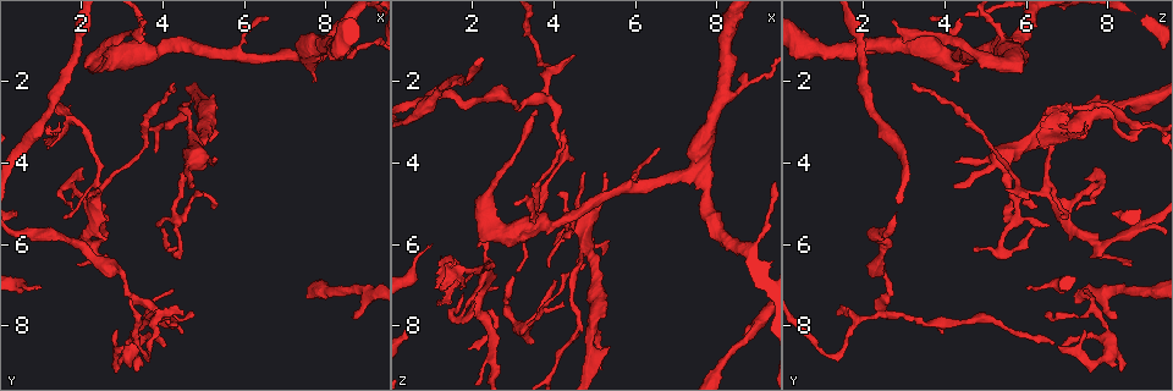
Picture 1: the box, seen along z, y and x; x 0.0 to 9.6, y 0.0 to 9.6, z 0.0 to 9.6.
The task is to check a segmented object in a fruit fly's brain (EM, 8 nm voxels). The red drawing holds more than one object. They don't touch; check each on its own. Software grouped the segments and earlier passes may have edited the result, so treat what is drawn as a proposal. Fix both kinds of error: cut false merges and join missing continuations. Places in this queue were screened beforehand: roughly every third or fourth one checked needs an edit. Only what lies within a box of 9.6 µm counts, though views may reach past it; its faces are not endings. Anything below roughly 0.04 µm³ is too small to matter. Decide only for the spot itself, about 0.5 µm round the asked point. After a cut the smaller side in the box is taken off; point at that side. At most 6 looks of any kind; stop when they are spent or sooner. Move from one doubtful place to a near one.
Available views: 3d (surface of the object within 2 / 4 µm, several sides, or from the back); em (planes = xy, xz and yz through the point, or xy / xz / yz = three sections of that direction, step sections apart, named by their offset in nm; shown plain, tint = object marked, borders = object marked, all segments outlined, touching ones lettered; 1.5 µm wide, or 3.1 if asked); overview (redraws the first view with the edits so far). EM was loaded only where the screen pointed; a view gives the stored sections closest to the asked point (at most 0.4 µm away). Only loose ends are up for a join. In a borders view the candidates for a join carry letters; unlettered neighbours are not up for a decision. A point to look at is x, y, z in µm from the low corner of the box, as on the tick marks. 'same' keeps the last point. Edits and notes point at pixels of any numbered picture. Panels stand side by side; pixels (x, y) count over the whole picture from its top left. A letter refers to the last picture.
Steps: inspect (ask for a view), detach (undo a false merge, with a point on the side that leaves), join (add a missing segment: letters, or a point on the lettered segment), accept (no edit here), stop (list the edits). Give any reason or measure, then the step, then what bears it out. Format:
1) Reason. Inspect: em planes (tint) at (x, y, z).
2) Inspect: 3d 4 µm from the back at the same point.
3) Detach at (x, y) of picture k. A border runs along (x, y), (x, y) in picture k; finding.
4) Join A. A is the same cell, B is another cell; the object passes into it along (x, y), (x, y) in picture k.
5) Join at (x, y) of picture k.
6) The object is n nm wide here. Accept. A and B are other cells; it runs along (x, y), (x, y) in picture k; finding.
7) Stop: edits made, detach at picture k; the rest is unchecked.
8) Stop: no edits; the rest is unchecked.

Arms part here. Inspect: em xz step 8 (tint) at (3.85, 7.55, 2.45).

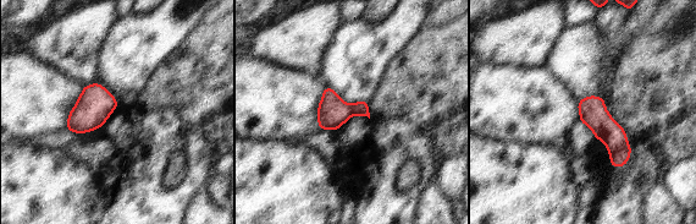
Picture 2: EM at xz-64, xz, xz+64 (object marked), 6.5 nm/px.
Inspect: em planes (borders) at the same point.

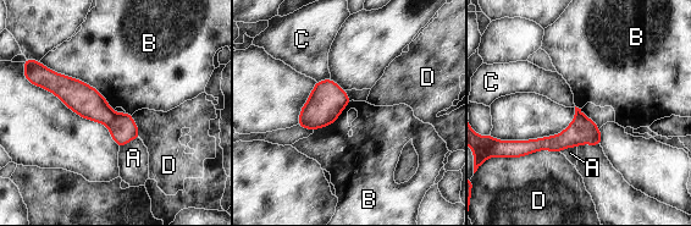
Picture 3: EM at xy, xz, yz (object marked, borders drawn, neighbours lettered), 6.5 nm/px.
Detach at (122, 130) of picture 3. A, B, C and D are other cells; the part that leaves runs along (597, 134), (521, 147) in picture 3; two neurons meet here.

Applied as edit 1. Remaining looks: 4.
Inspect: overview.

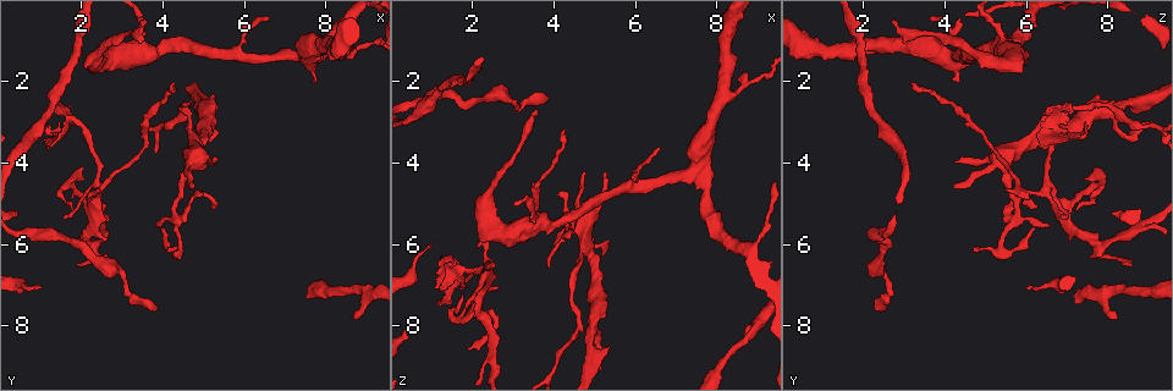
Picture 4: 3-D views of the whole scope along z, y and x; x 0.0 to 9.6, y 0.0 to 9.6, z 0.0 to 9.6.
Free end. Inspect: 3d 4 µm at (8.65, 7.75, 8.25).

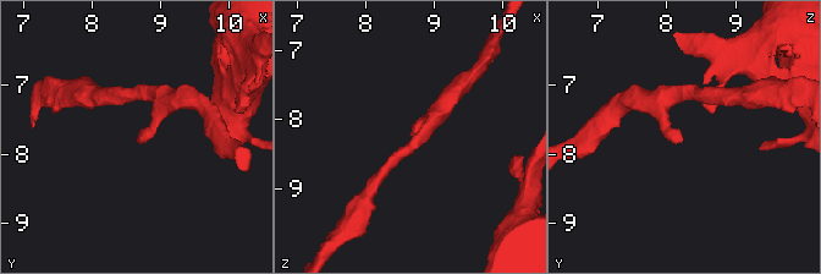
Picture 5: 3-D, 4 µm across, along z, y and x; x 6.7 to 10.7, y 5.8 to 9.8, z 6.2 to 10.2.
Shape alone is not enough. Inspect: em planes (borders) at (8.70, 7.80, 8.25).

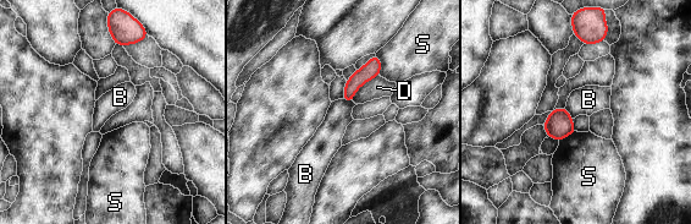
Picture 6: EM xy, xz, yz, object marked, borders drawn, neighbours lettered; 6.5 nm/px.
Accept. B, D and S are other cells; a border runs along (376, 54), (380, 61), (380, 75) in picture 6; no lettered segment goes on from it.

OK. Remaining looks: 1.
Stop: edits made, detach at picture 3; the rest is unchecked.

